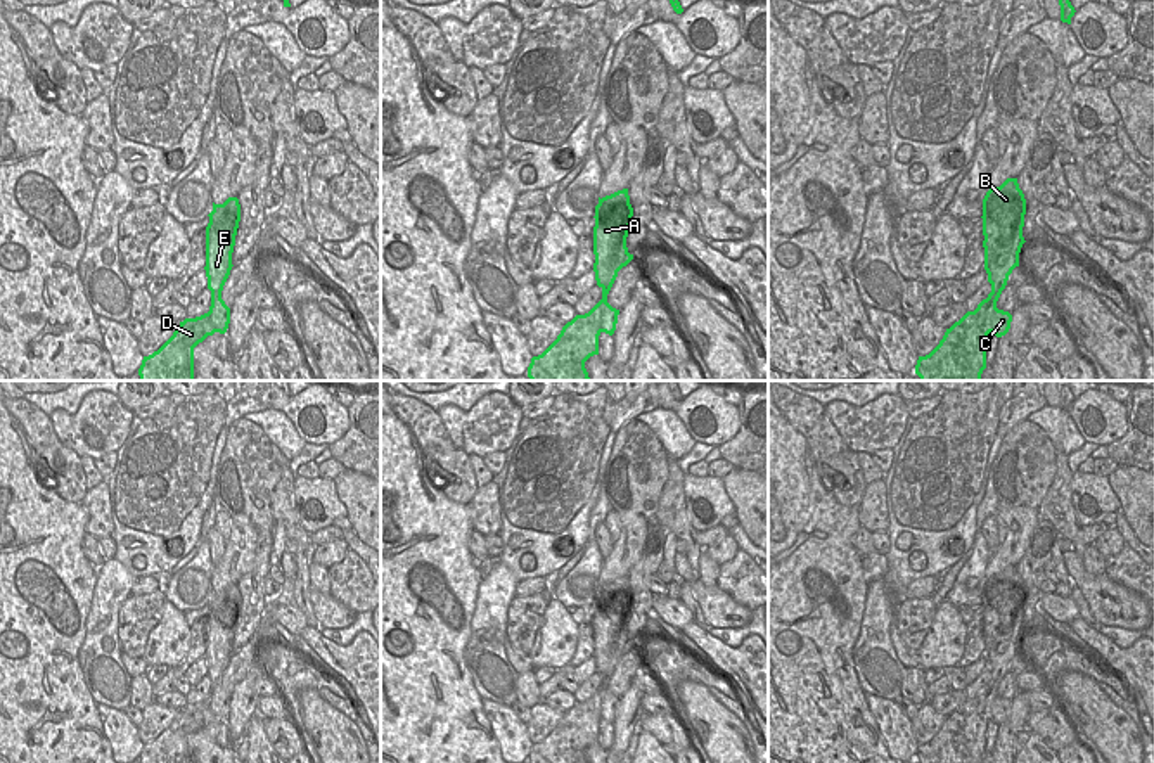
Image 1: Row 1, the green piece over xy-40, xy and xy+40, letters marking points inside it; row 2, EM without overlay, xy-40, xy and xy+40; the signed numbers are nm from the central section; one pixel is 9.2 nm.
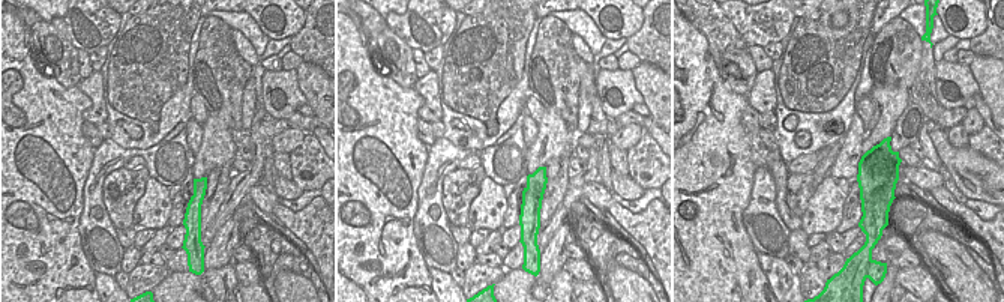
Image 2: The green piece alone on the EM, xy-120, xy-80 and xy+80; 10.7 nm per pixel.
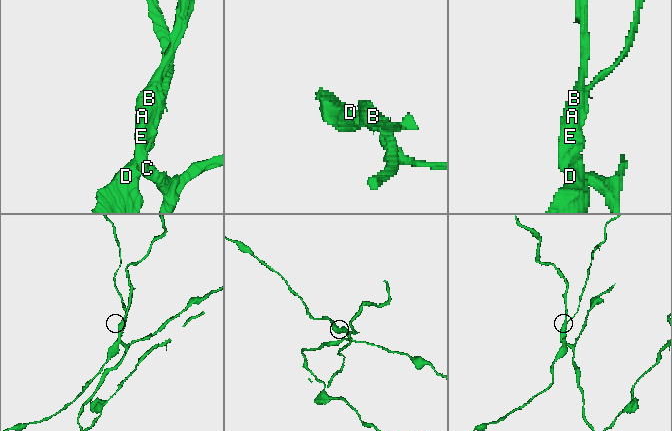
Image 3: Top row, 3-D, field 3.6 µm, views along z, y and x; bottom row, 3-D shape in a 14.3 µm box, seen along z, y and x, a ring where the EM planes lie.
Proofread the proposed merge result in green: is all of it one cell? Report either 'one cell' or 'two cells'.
two cells

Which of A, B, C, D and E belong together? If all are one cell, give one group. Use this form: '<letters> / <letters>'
A B C E / D

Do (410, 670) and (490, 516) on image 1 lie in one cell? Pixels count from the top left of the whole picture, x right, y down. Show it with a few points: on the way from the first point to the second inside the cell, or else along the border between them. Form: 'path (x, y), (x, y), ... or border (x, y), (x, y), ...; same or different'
border (469, 506), (474, 516), (474, 530); different

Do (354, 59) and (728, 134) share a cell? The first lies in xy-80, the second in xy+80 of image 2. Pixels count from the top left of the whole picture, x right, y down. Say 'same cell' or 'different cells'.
same cell

